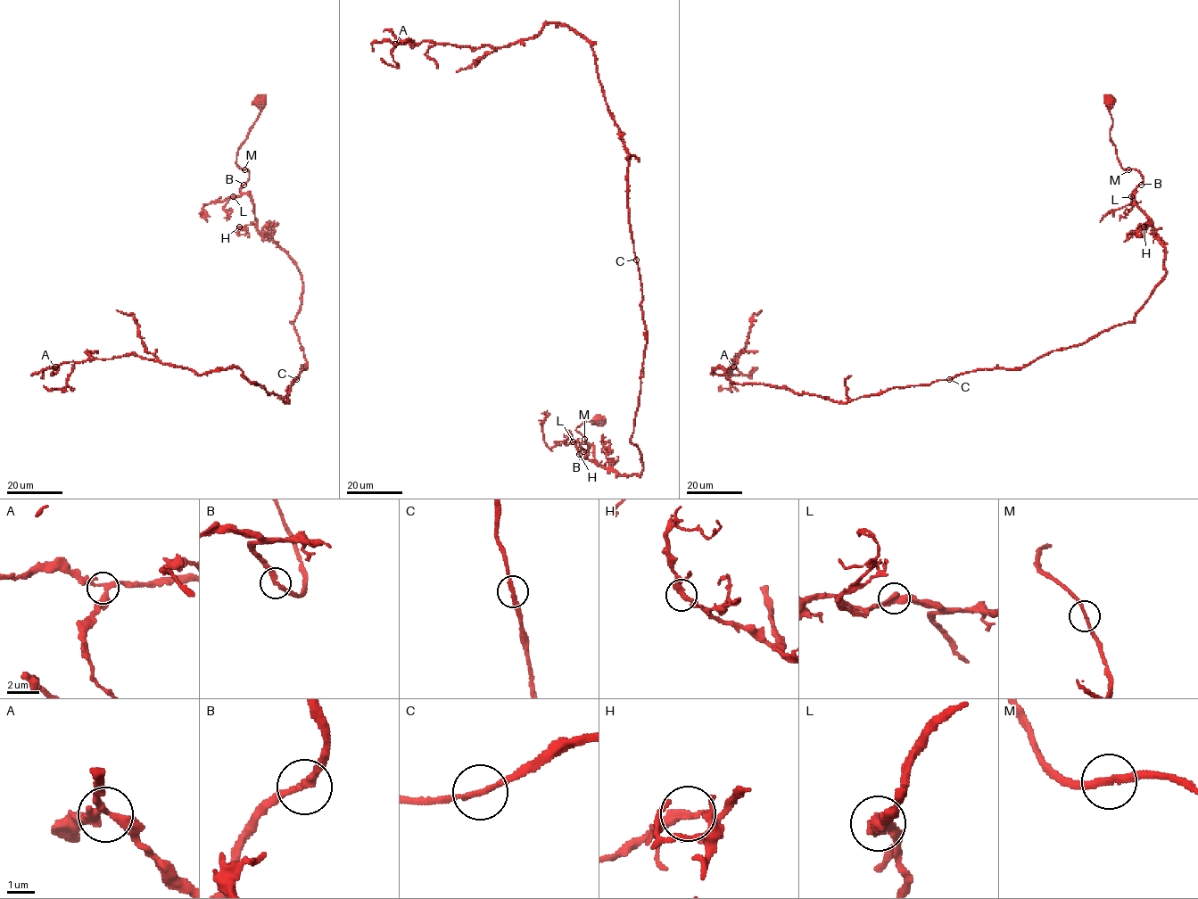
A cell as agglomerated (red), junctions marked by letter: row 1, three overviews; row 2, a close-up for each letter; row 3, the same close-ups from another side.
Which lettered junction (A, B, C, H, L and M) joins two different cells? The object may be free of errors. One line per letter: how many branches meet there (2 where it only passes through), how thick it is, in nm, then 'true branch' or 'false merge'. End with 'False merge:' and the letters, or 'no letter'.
A: 3 branches meet; 260 nm thick; true branch
B: 2 branches meet; 240 nm thick; true branch
C: 2 branches meet; 200 nm thick; true branch
H: 3 branches meet; 240 nm thick; true branch
L: 2 branches meet; 420 nm thick; true branch
M: 2 branches meet; 220 nm thick; true branch
False merge: no letter

